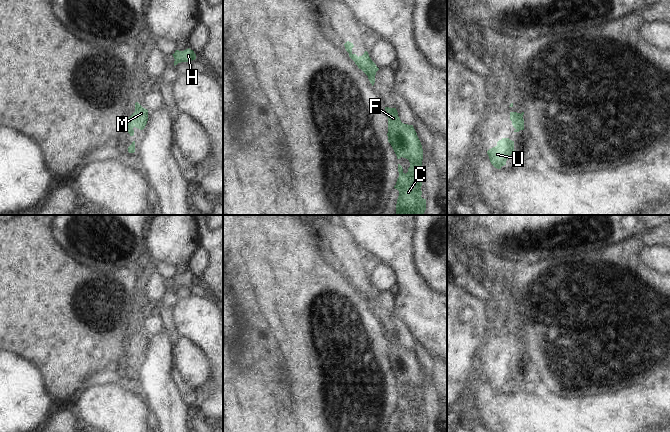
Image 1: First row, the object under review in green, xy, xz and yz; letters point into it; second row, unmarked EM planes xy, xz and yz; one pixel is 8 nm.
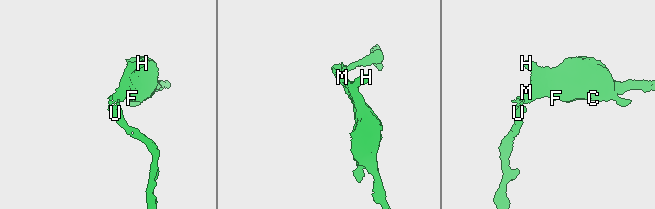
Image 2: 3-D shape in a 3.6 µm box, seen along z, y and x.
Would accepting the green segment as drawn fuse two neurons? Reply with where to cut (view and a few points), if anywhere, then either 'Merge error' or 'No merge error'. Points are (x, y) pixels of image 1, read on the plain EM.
No split. No merge error.

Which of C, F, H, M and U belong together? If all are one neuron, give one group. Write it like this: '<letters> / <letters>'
C F H M U

